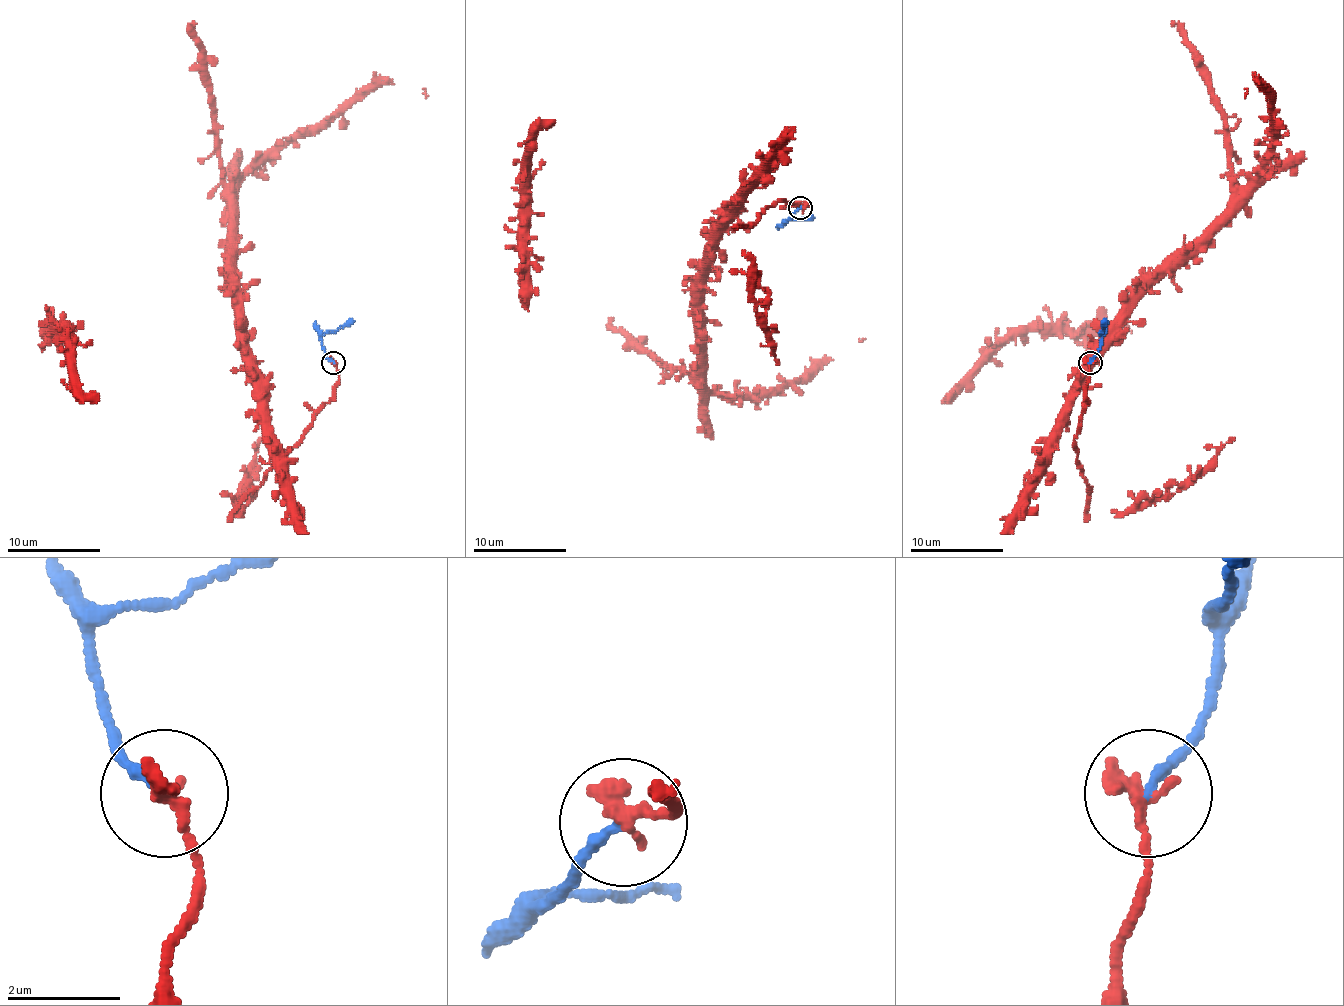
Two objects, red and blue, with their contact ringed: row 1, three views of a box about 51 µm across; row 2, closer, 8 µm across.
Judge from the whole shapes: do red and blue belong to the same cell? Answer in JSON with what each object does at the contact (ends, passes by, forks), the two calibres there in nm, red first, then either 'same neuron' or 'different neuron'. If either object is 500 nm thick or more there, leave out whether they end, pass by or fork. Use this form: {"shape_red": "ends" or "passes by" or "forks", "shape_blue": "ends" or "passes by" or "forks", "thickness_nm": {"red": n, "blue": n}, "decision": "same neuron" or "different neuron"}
{"shape_red": "ends", "shape_blue": "ends", "thickness_nm": {"red": 320, "blue": 190}, "decision": "same neuron"}

